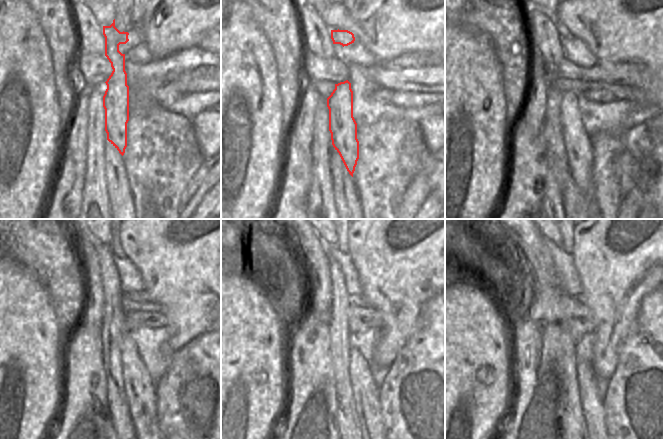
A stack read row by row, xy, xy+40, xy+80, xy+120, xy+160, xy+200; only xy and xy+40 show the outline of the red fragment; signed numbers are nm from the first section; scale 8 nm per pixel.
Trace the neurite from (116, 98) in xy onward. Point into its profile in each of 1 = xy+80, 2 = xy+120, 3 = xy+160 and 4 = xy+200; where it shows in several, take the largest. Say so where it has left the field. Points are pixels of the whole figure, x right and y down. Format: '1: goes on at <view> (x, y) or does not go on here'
1: goes on at xy+80 (577, 142)
2: goes on at xy+120 (139, 387)
3: goes on at xy+160 (365, 391)
4: goes on at xy+200 (592, 404)

